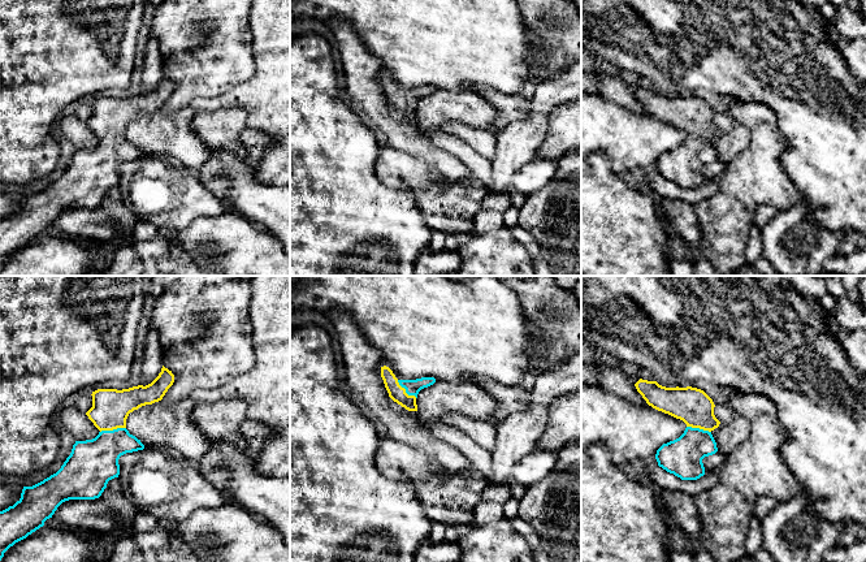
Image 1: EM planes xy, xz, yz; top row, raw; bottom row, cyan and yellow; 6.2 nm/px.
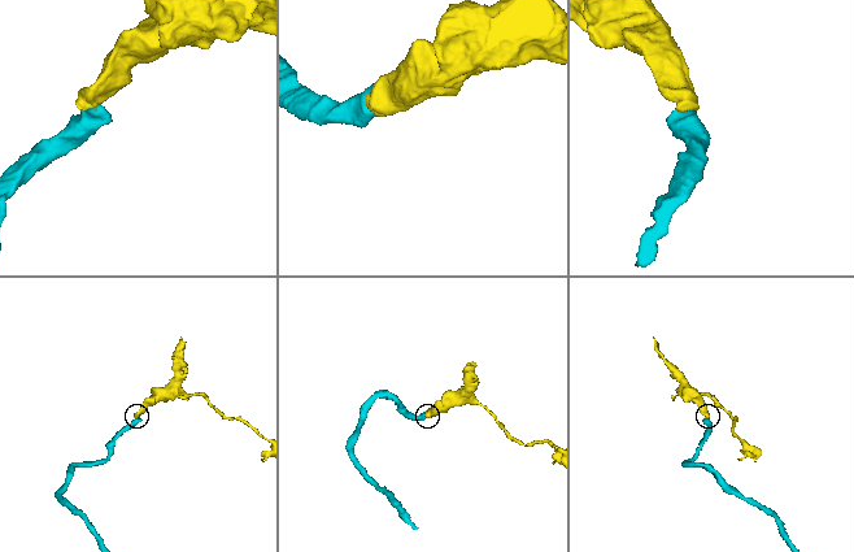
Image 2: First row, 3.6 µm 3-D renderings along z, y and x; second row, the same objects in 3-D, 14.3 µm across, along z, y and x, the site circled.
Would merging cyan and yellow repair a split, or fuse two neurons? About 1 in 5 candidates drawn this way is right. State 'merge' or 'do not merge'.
merge

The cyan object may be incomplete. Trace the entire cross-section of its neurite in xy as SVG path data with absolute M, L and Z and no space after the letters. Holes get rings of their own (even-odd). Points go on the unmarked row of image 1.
M163 74L159 85L146 95L138 94L122 99L98 98L92 100L92 116L86 124L100 139L99 143L92 148L75 150L70 164L56 182L33 195L23 195L21 207L13 215L0 220L0 269L10 255L43 235L44 230L52 226L62 211L69 208L95 208L101 204L108 190L120 183L120 165L144 157L140 148L126 138L129 122L142 114L161 109L173 91L174 83Z

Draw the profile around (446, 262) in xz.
M458 248L421 251L415 263L415 276L455 274L462 268L462 258Z

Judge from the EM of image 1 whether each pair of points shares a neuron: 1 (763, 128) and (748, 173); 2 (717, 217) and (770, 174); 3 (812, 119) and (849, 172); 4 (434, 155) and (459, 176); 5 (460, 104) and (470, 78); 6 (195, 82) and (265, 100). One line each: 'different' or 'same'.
1: same
2: same
3: same
4: same
5: different
6: different

